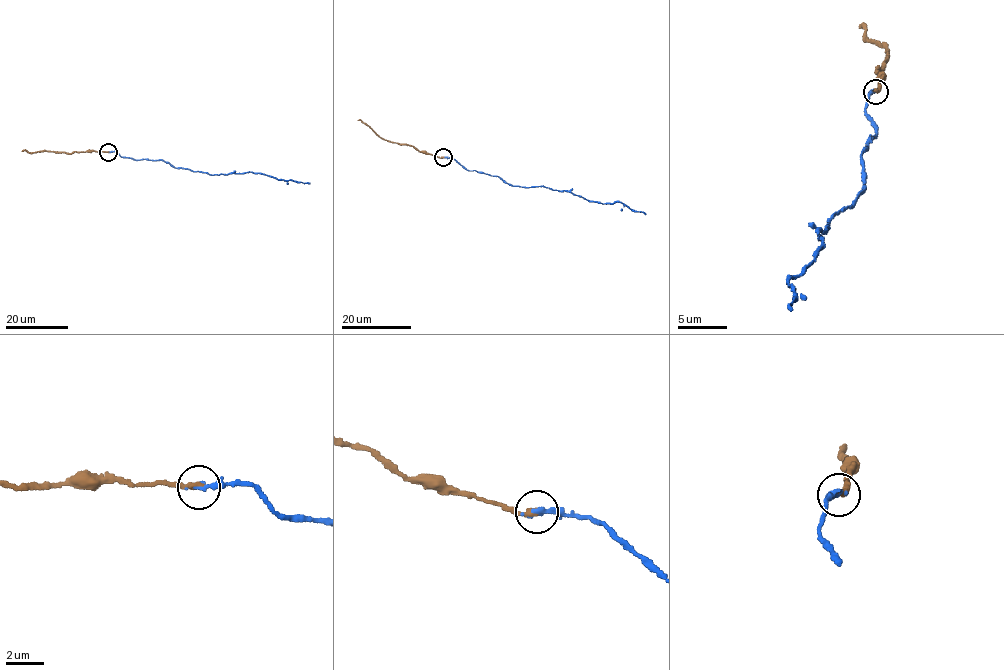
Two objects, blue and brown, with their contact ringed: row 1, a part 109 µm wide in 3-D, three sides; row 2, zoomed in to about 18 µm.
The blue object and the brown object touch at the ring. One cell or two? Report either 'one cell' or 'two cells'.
one cell

